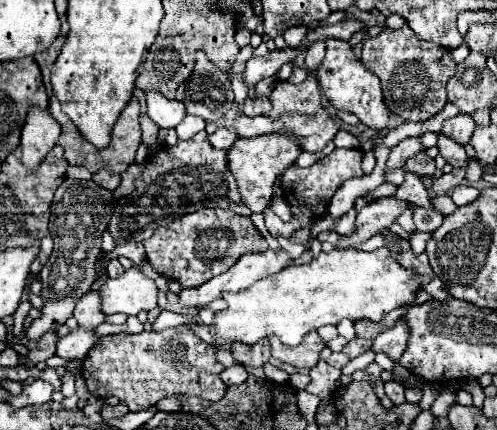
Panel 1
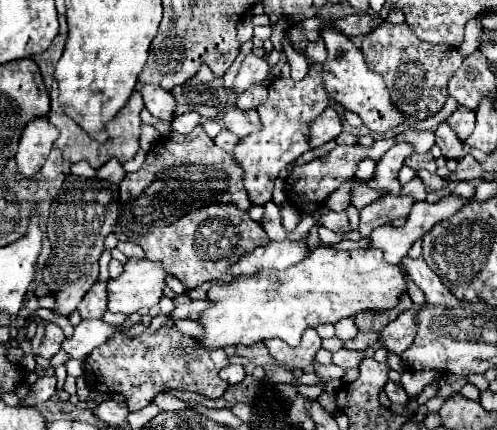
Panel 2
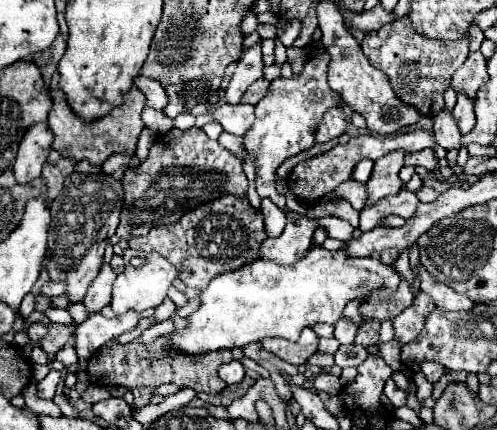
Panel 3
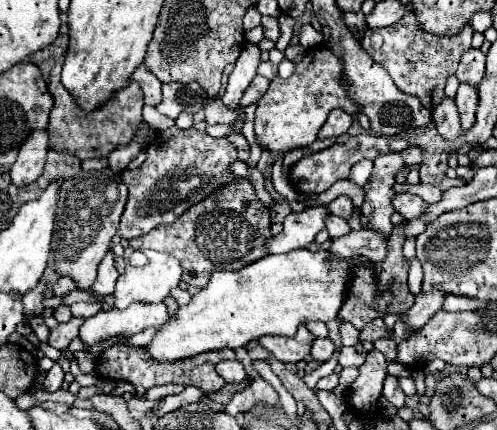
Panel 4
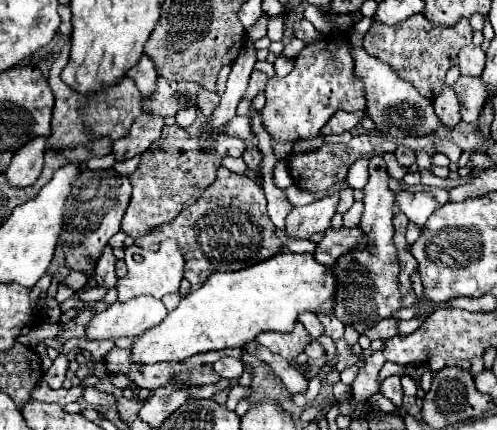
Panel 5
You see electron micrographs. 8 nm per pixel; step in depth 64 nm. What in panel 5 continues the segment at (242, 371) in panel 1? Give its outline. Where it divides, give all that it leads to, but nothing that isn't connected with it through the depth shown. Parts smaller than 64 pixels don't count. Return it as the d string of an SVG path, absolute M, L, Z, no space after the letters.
M220 358L214 364L214 370L226 380L238 380L244 374L244 364L238 358Z

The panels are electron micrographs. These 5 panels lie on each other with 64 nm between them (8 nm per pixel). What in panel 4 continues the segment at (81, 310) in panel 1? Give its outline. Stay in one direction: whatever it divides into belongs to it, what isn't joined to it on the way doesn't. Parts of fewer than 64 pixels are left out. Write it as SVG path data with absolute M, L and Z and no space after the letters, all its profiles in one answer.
M108 252L108 254L106 254L106 258L100 262L96 282L94 282L94 284L92 284L92 288L90 288L98 302L100 302L104 296L108 296L108 294L112 294L112 292L114 292L116 278L118 278L118 272L116 272L116 268L114 268L112 252Z

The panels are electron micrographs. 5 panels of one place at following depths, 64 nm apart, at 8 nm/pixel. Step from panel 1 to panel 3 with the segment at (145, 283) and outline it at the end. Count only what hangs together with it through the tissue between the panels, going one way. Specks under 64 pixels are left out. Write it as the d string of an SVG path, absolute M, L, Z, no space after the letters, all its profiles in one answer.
M128 248L124 252L124 262L126 262L126 270L114 280L112 284L112 302L110 302L110 308L114 310L114 314L124 314L128 310L134 310L134 312L144 312L148 308L156 308L162 304L162 300L166 298L166 292L168 288L172 286L172 280L178 276L176 268L166 262L160 254L156 252L150 252L150 254L136 254L140 258L144 258L146 262L140 264L140 266L132 266L130 260L134 258L134 250Z

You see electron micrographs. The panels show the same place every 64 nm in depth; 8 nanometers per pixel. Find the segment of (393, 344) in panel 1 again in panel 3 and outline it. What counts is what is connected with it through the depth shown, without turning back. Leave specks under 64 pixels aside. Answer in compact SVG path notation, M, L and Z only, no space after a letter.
M420 292L416 298L414 298L414 304L410 308L406 308L404 312L400 312L392 324L394 324L394 338L398 340L400 346L412 342L420 330L424 328L424 318L434 310L434 304L432 300Z

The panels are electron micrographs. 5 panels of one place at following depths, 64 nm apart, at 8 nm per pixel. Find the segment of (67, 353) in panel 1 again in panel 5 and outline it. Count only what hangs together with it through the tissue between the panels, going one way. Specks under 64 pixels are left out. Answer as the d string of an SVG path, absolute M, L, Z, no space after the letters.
M138 296L126 304L114 302L104 312L96 312L86 326L88 340L138 336L148 328L158 326L166 316L166 308L160 300L152 296Z

